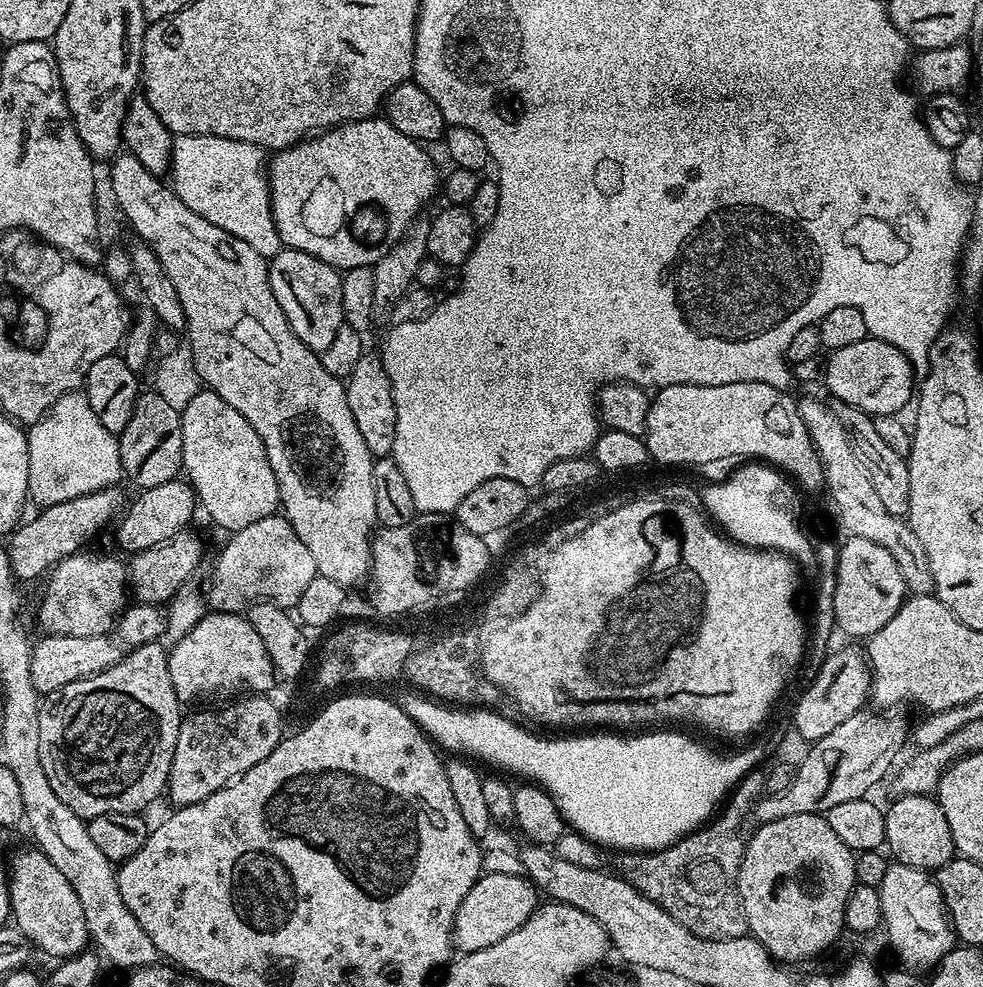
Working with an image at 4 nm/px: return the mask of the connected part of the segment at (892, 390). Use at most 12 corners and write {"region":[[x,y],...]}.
{"region":[[869,335],[833,348],[822,384],[873,418],[914,396],[914,366]]}

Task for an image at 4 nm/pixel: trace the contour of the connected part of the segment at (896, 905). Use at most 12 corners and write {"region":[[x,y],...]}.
{"region":[[889,863],[883,931],[901,965],[932,970],[957,943],[935,879]]}

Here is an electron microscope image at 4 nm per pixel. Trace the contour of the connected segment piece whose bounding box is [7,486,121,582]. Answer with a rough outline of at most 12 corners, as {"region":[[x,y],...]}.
{"region":[[116,486],[41,507],[7,545],[17,581],[75,556],[117,519]]}

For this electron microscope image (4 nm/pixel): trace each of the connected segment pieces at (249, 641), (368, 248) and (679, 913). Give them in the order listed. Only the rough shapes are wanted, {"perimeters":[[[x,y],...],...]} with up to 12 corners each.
{"perimeters":[[[209,611],[169,651],[175,696],[266,694],[278,674],[239,613]],[[386,118],[267,161],[281,245],[375,266],[437,195]],[[747,772],[715,819],[619,875],[695,936],[745,935]]]}

